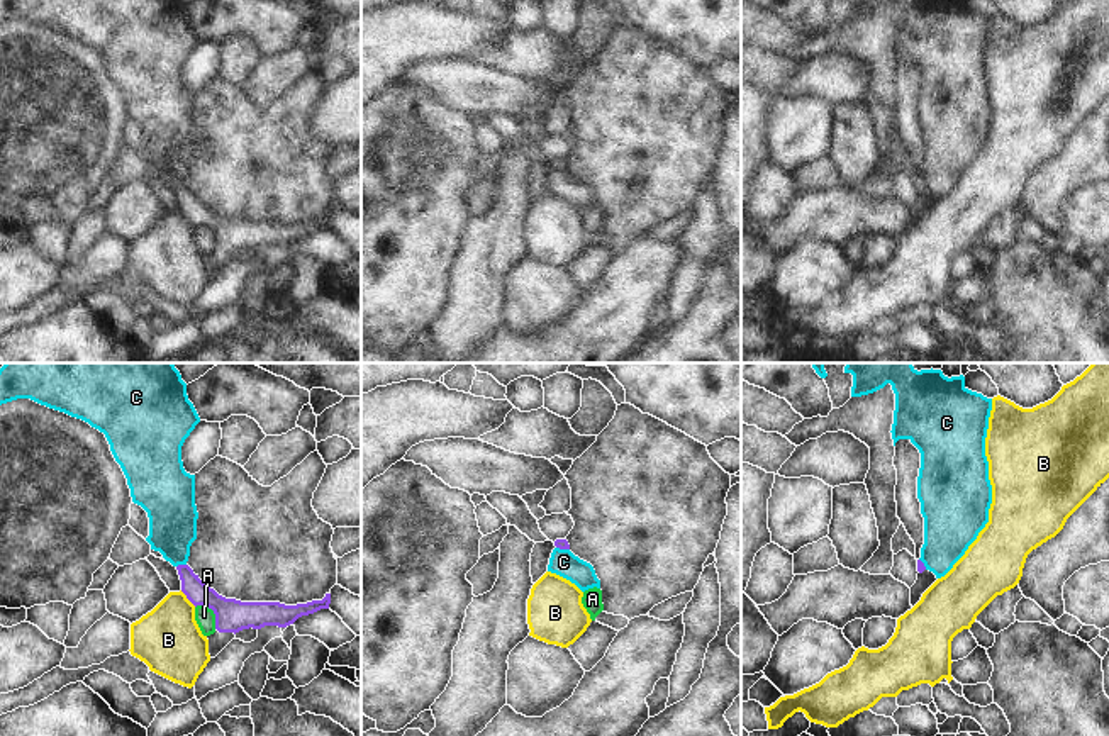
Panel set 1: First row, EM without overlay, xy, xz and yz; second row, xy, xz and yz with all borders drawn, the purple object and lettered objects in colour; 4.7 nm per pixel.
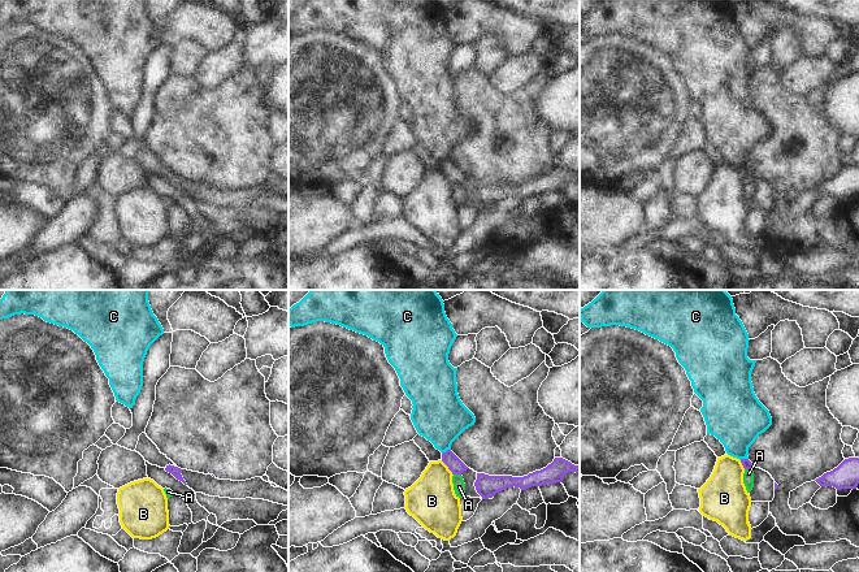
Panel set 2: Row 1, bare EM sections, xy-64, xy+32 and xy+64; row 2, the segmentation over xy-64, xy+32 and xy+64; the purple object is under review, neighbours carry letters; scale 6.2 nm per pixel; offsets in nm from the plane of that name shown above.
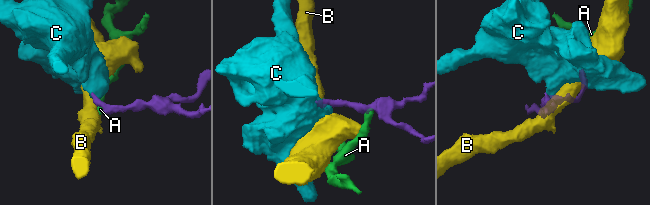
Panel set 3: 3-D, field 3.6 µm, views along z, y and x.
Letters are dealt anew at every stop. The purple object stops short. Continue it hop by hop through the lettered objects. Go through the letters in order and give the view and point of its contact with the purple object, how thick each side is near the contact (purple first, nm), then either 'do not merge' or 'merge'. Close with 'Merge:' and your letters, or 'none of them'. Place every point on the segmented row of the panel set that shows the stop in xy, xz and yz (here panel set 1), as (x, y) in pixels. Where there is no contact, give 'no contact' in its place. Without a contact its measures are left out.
A: xy (214, 613) | 160/90 nm | do not merge
B: xy (189, 599) | 160/320 nm | do not merge
C: xy (180, 565) | 110/220 nm | do not merge
Merge: none of them

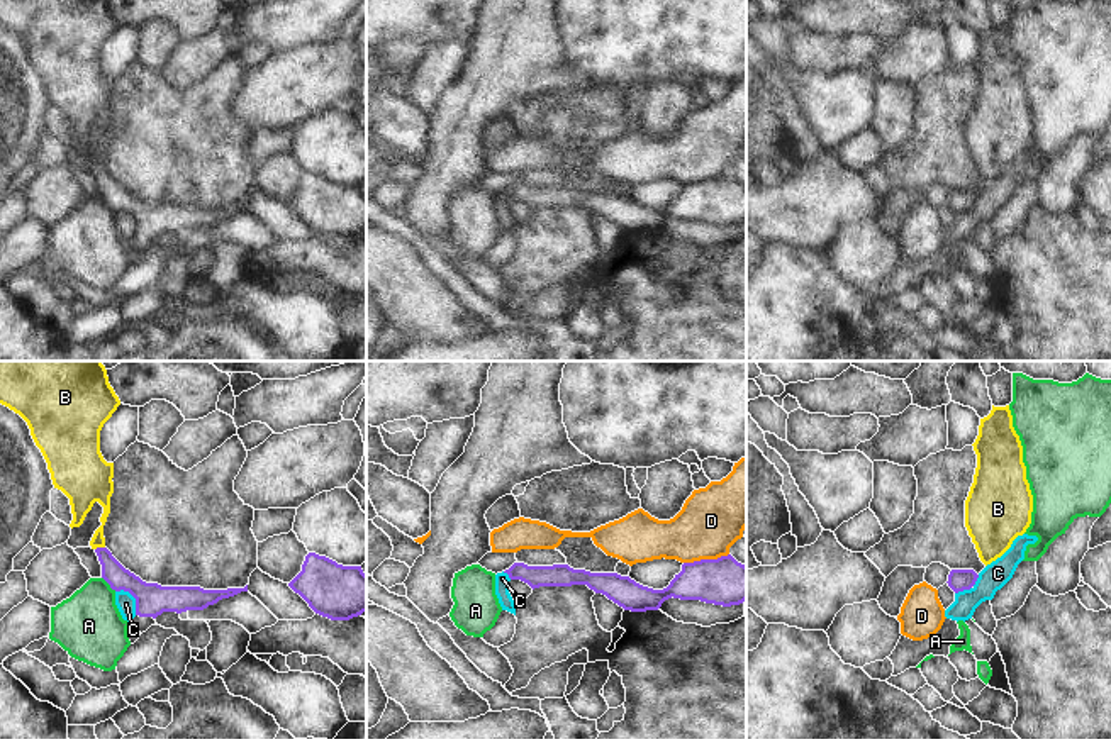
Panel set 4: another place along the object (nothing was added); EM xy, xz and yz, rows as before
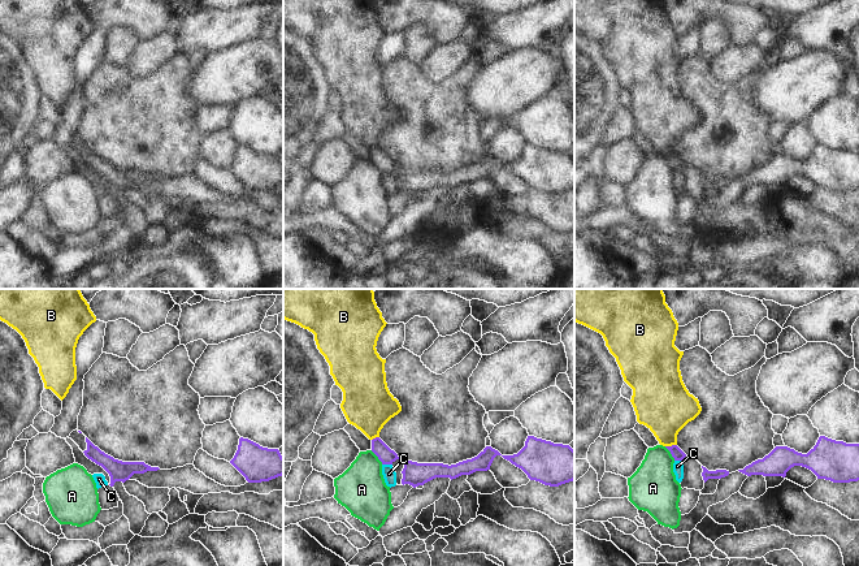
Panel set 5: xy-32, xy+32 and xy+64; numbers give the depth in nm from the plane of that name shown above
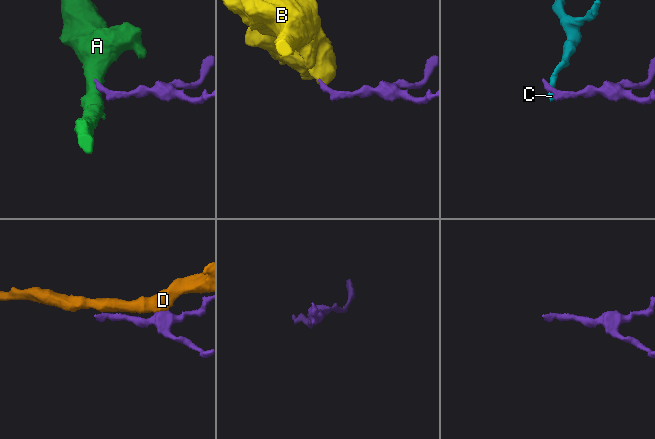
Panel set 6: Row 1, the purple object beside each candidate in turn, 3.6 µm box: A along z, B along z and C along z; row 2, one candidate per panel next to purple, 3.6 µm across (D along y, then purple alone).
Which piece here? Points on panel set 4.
A: xy (109, 583) | 160/320 nm | do not merge
B: xy (99, 548) | 110/120 nm | do not merge
C: xy (133, 595) | 160/90 nm | do not merge
D: xz (706, 560) | 220/300 nm | do not merge
Merge: none of them

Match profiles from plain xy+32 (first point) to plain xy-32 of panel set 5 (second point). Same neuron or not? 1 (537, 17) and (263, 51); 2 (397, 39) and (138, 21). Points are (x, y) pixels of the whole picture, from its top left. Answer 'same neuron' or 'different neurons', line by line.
1: different neurons
2: different neurons

